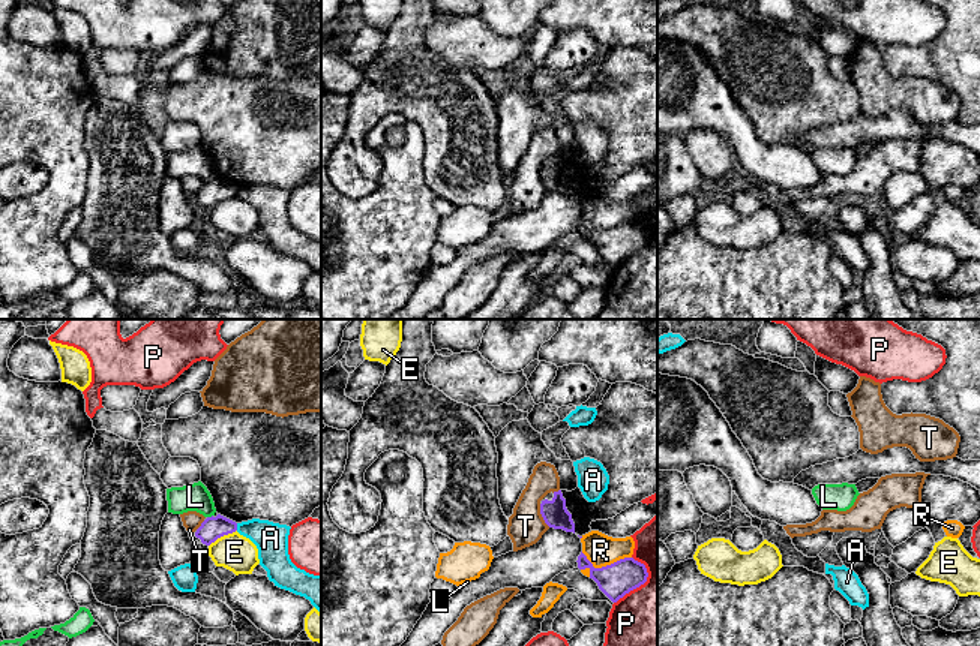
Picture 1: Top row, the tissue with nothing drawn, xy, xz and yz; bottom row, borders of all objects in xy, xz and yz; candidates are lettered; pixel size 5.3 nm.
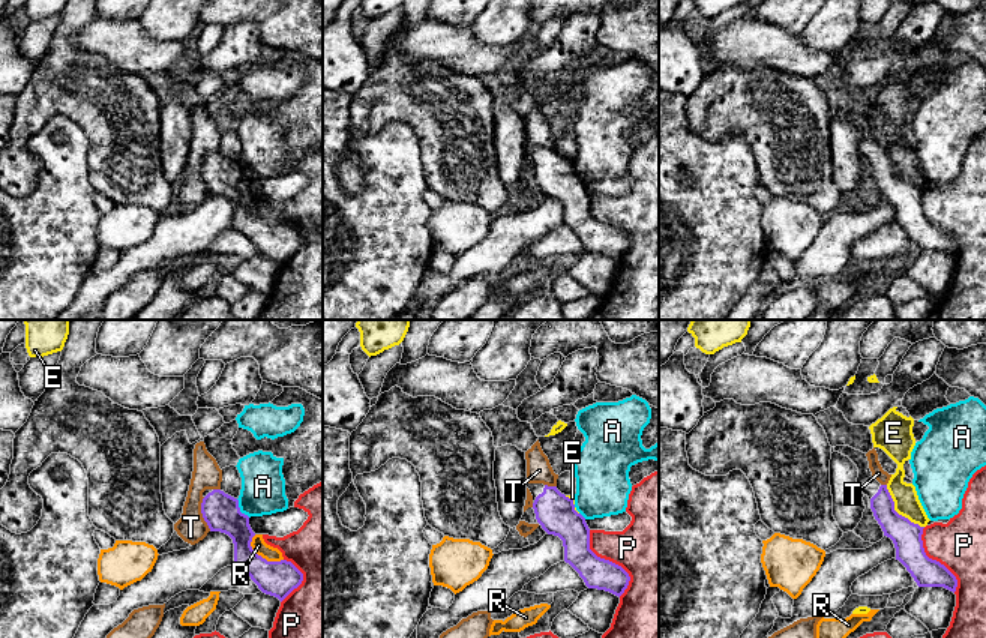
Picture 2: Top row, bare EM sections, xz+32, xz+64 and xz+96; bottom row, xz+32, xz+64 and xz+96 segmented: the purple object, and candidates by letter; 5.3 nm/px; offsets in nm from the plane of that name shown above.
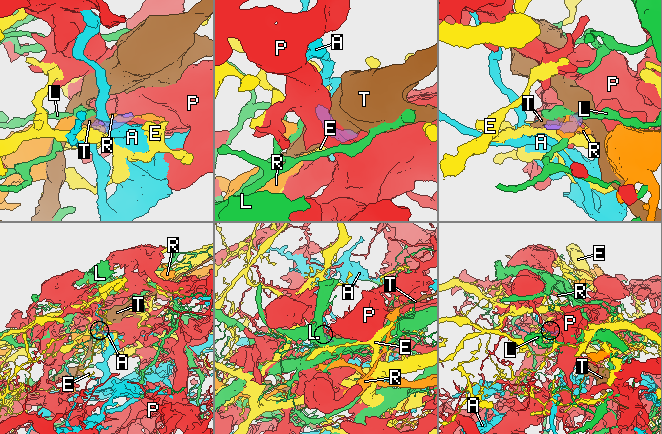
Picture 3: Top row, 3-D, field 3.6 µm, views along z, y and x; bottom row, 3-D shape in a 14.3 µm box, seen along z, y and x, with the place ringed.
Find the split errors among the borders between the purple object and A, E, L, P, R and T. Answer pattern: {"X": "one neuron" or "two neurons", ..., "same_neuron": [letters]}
{"A": "two neurons", "E": "two neurons", "L": "two neurons", "P": "two neurons", "R": "two neurons", "T": "two neurons", "same_neuron": []}

